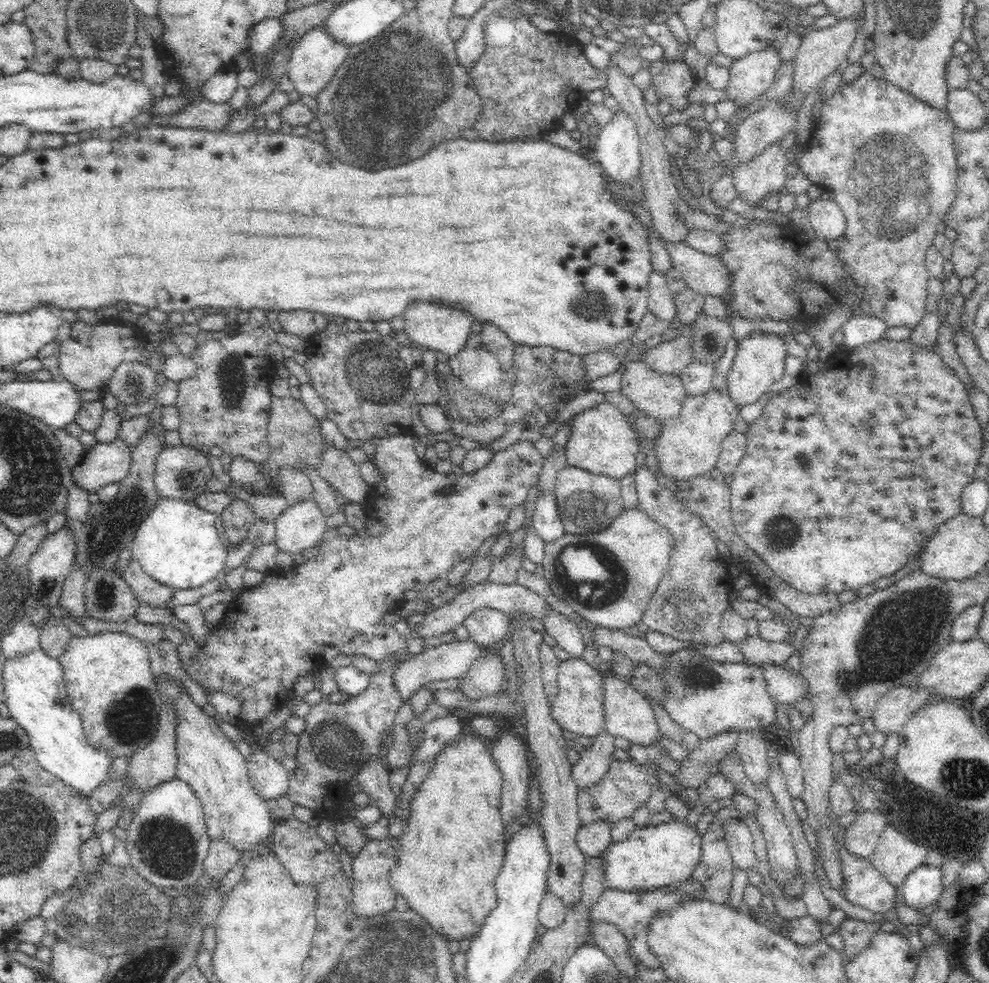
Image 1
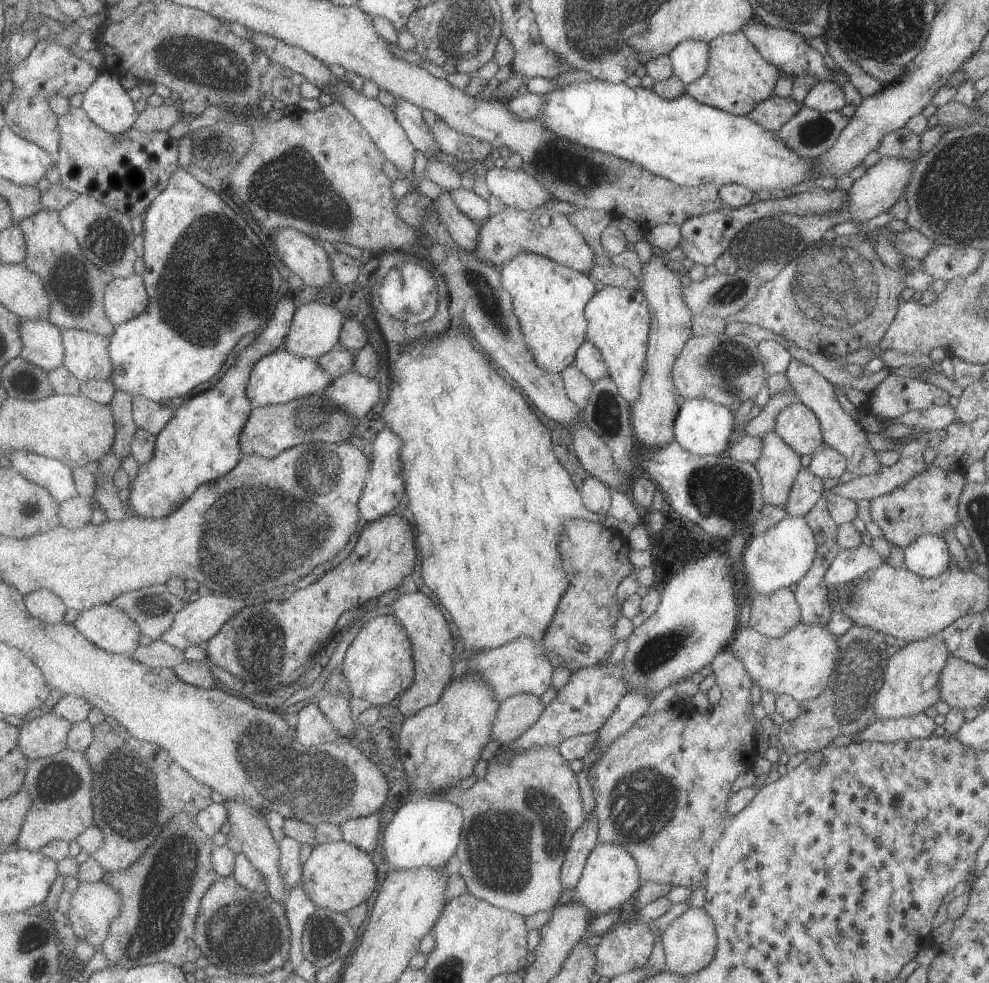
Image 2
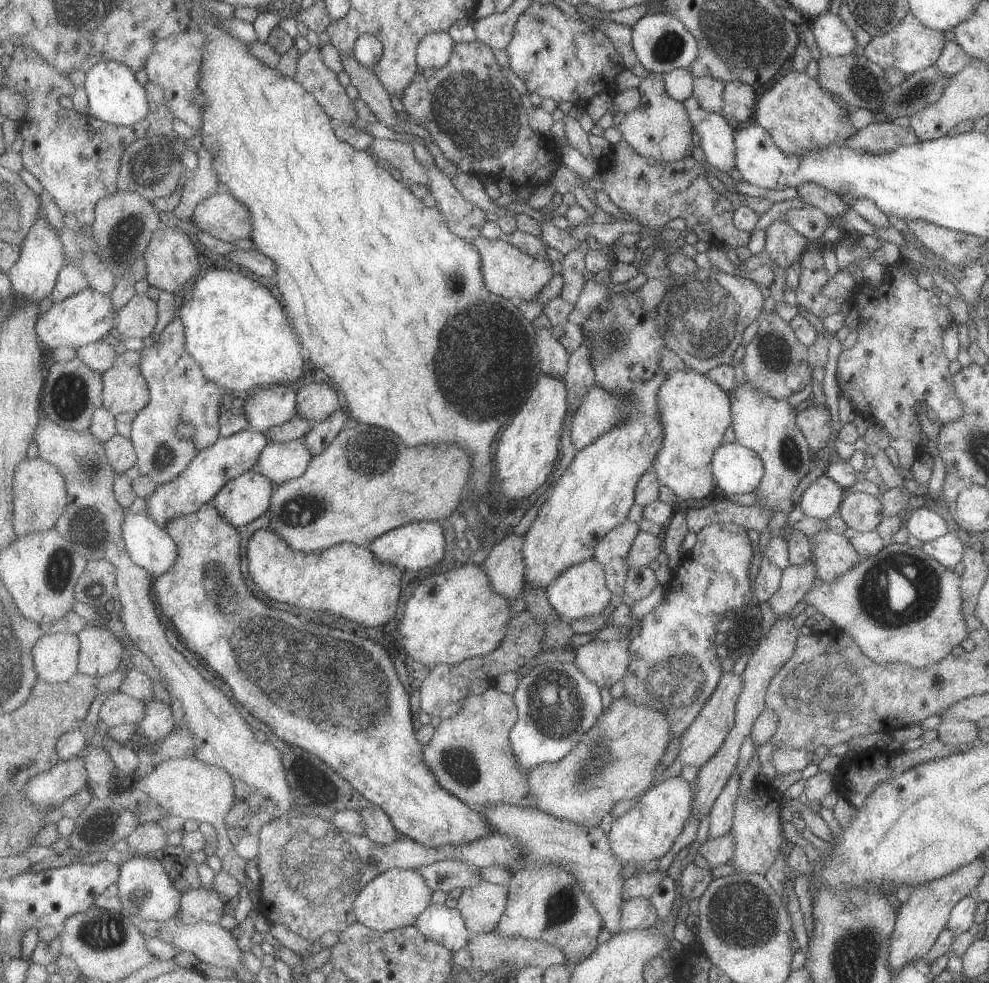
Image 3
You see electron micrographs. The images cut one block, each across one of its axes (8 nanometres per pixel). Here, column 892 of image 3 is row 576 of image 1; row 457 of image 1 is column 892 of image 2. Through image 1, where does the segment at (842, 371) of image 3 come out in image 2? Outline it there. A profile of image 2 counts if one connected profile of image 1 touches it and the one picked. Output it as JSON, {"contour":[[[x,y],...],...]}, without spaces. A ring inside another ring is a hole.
{"contour":[[[889,375],[871,394],[863,408],[882,420],[896,419],[909,411],[949,404],[949,392],[922,379]],[[930,467],[895,492],[870,500],[872,521],[880,527],[888,543],[902,549],[924,534],[944,538],[947,533],[954,532],[959,523],[960,496],[966,486],[964,474]]]}

